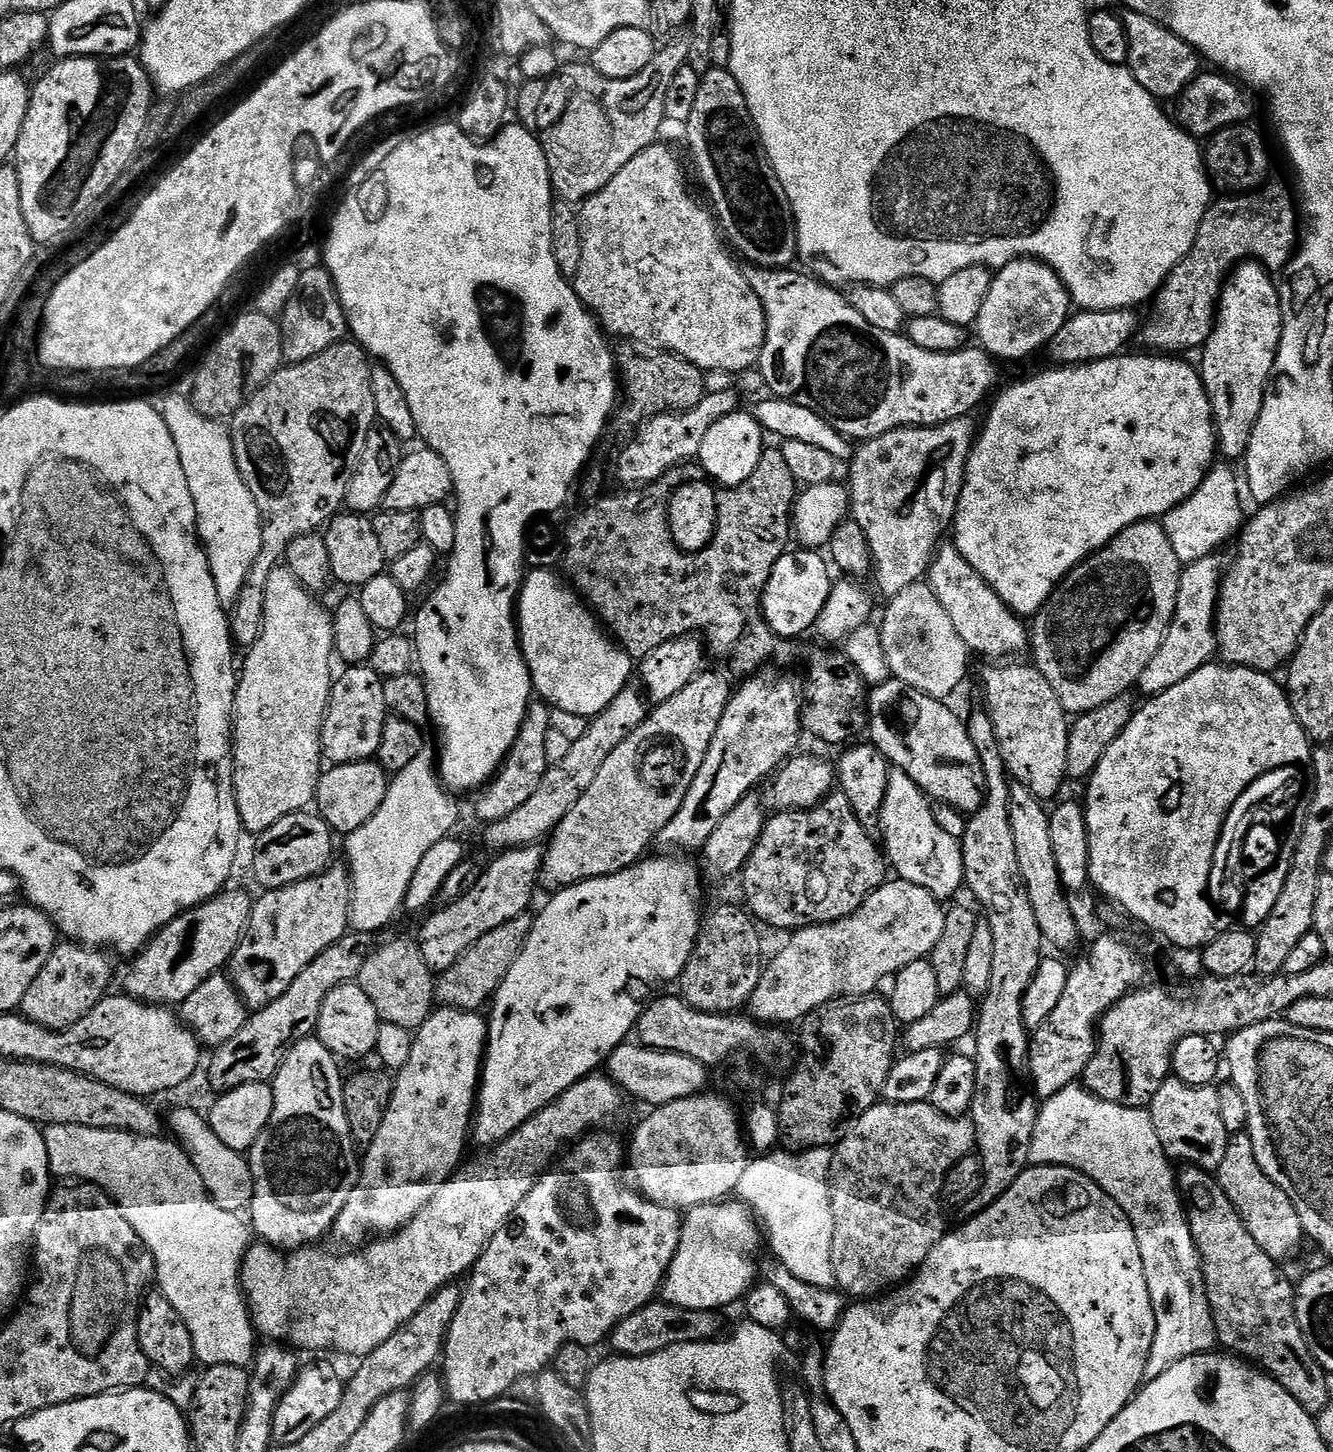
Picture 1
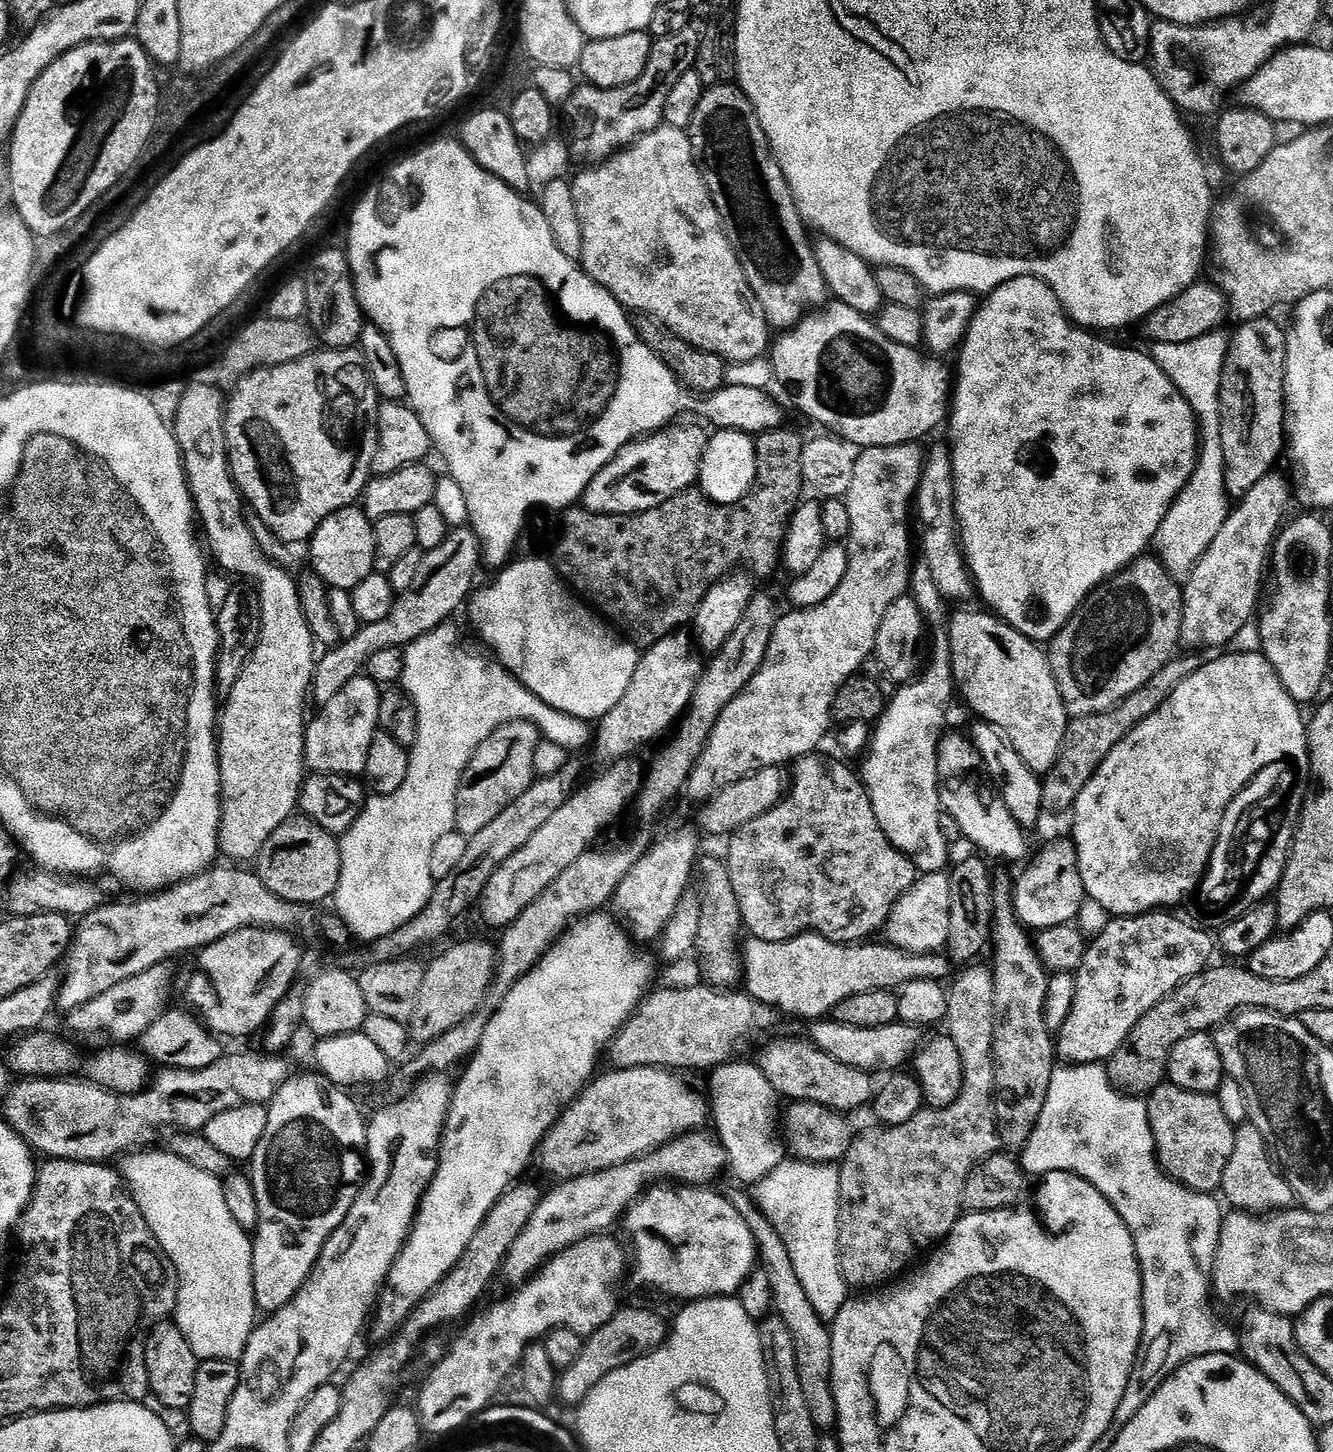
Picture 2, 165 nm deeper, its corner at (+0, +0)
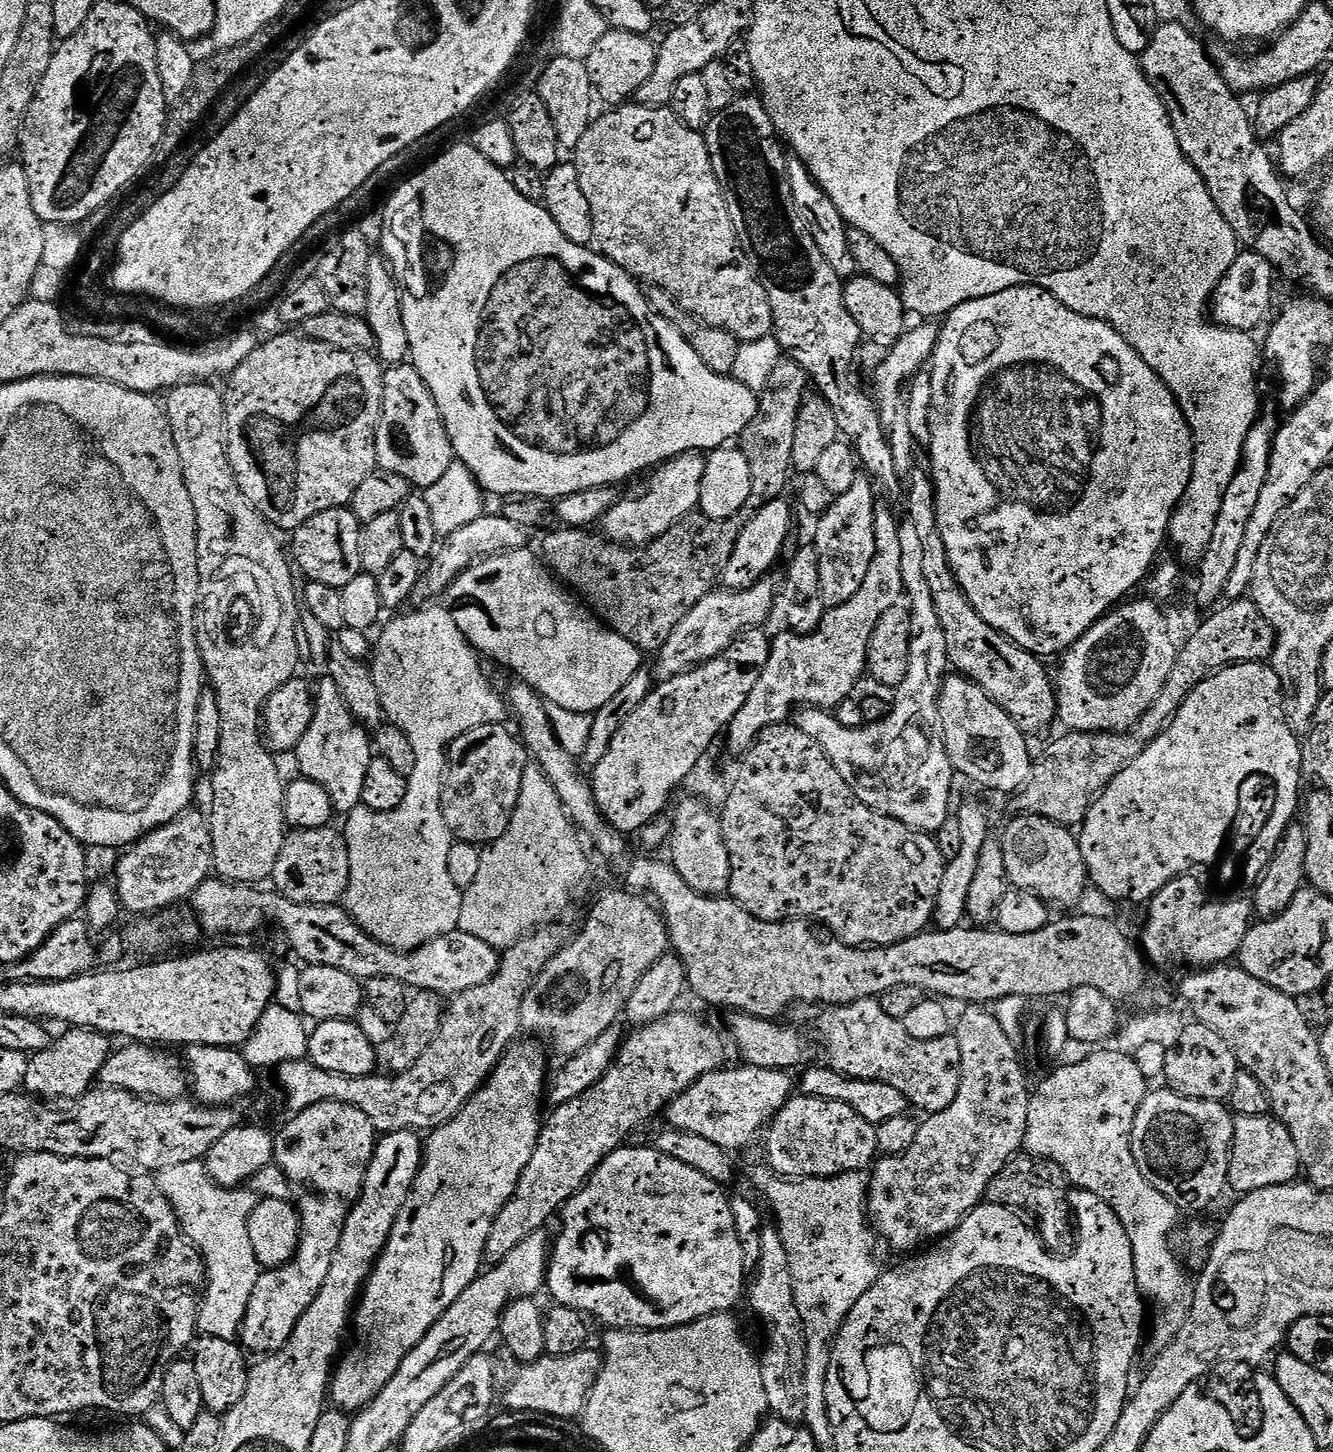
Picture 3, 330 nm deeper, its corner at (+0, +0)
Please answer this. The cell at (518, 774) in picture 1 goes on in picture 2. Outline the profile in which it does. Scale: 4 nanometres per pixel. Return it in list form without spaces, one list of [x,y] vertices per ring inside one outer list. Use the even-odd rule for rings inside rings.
[[[515,720],[502,725],[490,738],[478,746],[470,758],[460,779],[456,795],[456,831],[470,838],[485,826],[490,826],[494,818],[512,802],[517,802],[534,781],[534,750],[542,737],[533,724],[525,720]]]

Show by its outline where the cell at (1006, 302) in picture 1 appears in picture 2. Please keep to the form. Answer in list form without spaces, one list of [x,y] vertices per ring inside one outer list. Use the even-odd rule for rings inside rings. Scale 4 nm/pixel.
[[[1019,276],[1010,282],[1006,282],[1002,286],[998,286],[995,290],[987,293],[988,300],[979,305],[976,309],[976,317],[970,322],[968,332],[964,336],[964,343],[958,349],[958,357],[960,356],[960,377],[954,380],[954,407],[950,412],[950,424],[952,420],[952,440],[950,439],[950,449],[953,464],[953,488],[956,495],[956,522],[959,529],[959,542],[963,547],[964,559],[967,561],[968,571],[971,573],[971,579],[974,581],[975,591],[982,599],[985,600],[987,607],[991,609],[995,615],[999,616],[1004,623],[1009,624],[1011,628],[1016,628],[1032,640],[1037,642],[1051,642],[1052,639],[1059,634],[1066,626],[1066,622],[1072,617],[1087,596],[1090,595],[1101,584],[1112,576],[1117,576],[1123,568],[1128,567],[1134,560],[1140,559],[1149,551],[1150,545],[1155,541],[1158,534],[1158,526],[1162,526],[1162,518],[1166,518],[1168,508],[1174,501],[1176,495],[1181,492],[1188,484],[1188,479],[1192,476],[1193,470],[1196,468],[1198,459],[1198,425],[1196,422],[1196,413],[1192,407],[1186,402],[1186,398],[1176,387],[1174,382],[1170,382],[1170,378],[1166,378],[1166,374],[1157,366],[1155,359],[1151,355],[1148,356],[1144,352],[1135,352],[1132,348],[1119,348],[1116,344],[1111,344],[1108,340],[1103,340],[1103,335],[1097,334],[1092,330],[1085,330],[1072,323],[1068,318],[1064,307],[1060,305],[1060,300],[1054,294],[1054,290],[1046,281],[1040,280],[1037,276]]]

